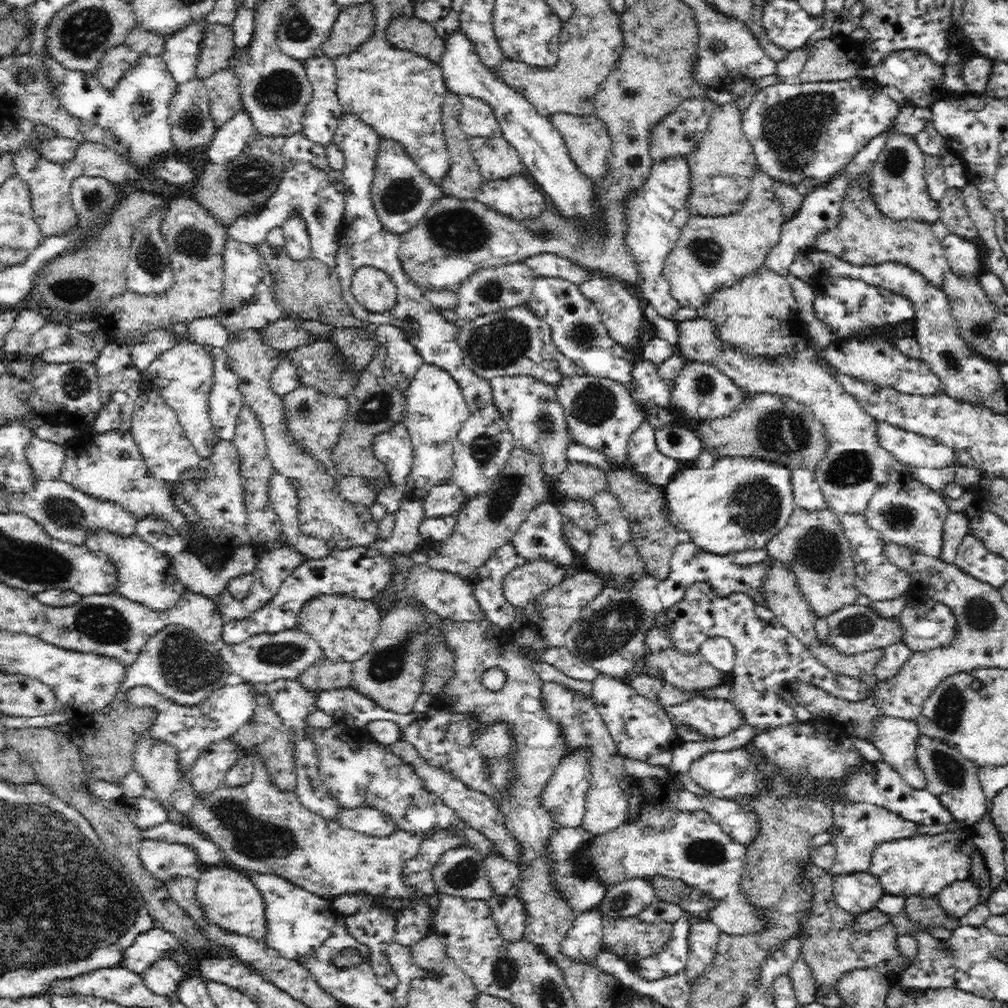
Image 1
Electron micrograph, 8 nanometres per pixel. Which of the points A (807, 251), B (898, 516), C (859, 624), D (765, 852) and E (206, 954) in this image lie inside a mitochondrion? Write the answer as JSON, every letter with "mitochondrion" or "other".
{"A":"other","B":"mitochondrion","C":"mitochondrion","D":"other","E":"other"}

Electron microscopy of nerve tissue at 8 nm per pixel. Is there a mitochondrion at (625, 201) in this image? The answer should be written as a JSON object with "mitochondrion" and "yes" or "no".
{"mitochondrion":"no"}

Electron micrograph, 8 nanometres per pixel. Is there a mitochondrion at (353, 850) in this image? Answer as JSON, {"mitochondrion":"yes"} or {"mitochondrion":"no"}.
{"mitochondrion":"no"}

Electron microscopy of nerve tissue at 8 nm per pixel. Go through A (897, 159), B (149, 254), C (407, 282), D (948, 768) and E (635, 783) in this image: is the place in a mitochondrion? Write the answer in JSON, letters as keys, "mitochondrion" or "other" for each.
{"A":"mitochondrion","B":"mitochondrion","C":"other","D":"mitochondrion","E":"other"}

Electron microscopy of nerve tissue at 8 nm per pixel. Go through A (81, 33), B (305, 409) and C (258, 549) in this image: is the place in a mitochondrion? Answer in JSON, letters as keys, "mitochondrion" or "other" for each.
{"A":"mitochondrion","B":"mitochondrion","C":"other"}

